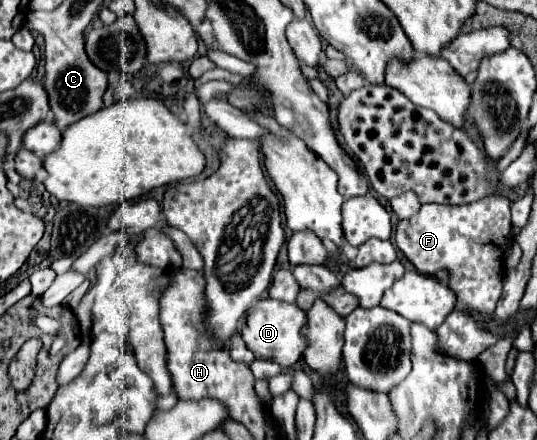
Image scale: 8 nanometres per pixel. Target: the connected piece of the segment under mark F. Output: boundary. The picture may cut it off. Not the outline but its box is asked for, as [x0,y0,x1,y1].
[396,196,512,318]

